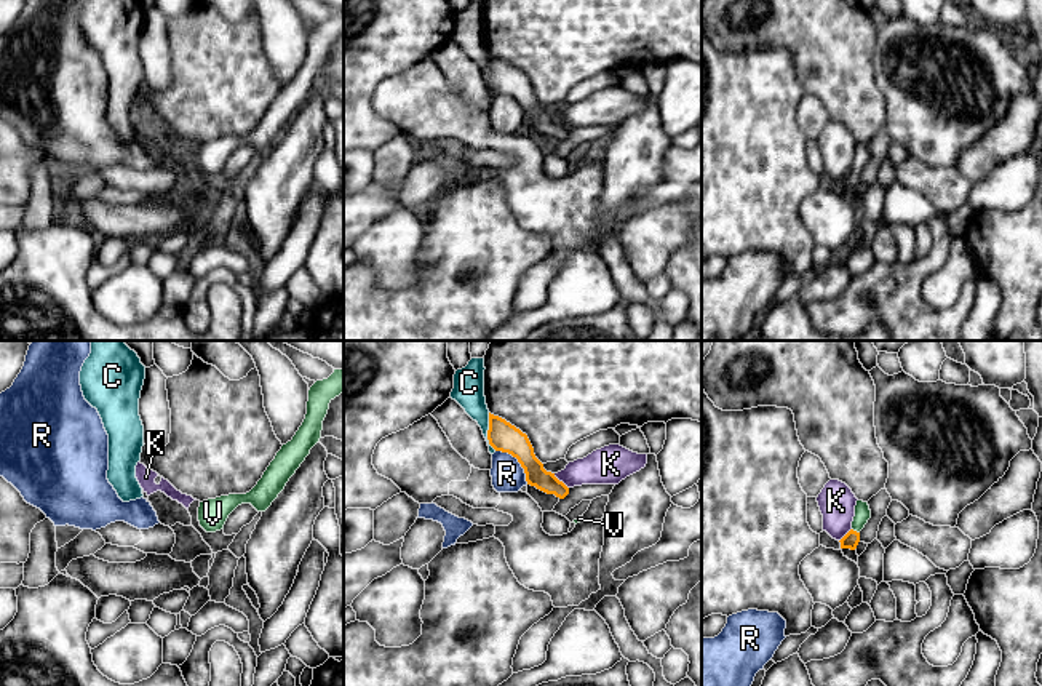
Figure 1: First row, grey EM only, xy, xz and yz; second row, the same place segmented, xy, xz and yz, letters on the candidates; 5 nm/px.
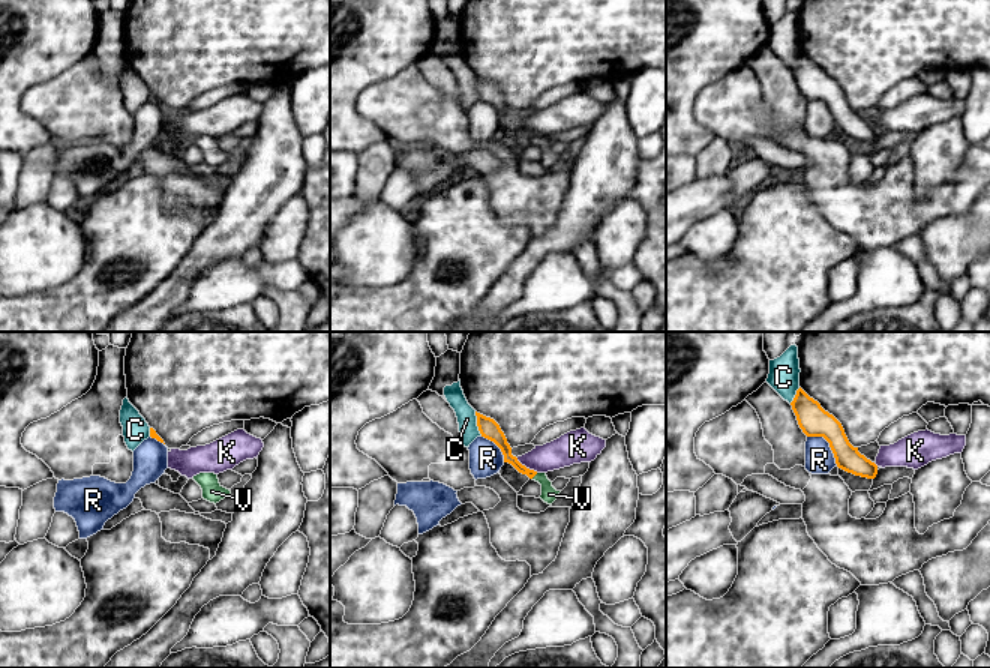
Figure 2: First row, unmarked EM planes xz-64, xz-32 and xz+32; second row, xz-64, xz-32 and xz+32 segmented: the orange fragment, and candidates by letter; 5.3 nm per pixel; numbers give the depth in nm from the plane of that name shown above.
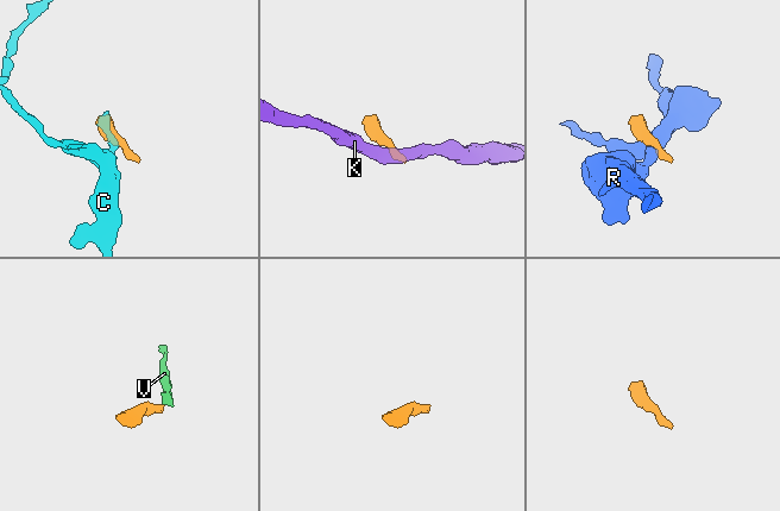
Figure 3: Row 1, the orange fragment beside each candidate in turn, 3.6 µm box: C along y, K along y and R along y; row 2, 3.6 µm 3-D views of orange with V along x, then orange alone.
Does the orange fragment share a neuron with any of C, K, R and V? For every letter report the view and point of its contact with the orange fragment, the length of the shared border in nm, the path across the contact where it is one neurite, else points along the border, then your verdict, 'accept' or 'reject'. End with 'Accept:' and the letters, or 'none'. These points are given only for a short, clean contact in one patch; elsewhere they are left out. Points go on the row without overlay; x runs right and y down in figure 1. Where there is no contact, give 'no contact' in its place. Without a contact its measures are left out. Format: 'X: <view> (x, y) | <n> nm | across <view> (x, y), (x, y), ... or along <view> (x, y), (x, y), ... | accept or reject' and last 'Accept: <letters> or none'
C: xz (488, 74) | 200 nm | along xz (488, 55), (488, 83), (496, 91) | reject
K: xz (561, 123) | 110 nm | along xz (553, 115), (568, 130) | reject
R: xz (518, 103) | 240 nm | along xz (496, 91), (507, 93), (518, 103), (528, 125) | reject
V: yz (855, 173) | 50 nm | across yz (852, 179), (855, 173), (862, 151) | accept
Accept: V

